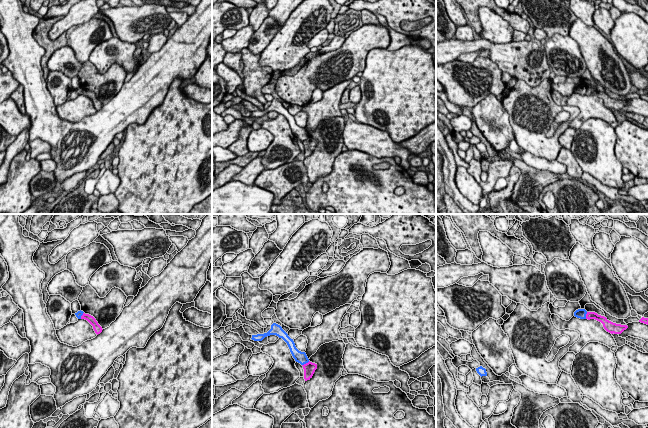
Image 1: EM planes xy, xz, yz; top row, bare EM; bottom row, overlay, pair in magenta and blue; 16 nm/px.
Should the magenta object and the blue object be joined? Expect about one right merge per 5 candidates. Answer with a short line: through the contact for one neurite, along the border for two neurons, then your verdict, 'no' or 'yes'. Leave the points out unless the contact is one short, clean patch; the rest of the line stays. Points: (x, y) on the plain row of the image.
no

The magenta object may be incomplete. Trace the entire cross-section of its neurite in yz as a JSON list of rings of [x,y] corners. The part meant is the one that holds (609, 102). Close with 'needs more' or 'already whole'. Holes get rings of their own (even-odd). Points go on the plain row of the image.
[[[587,88],[586,95],[595,95],[603,100],[604,105],[611,110],[621,110],[628,104],[627,101],[616,100],[609,97],[606,93],[598,91],[595,88]]]; already whole

